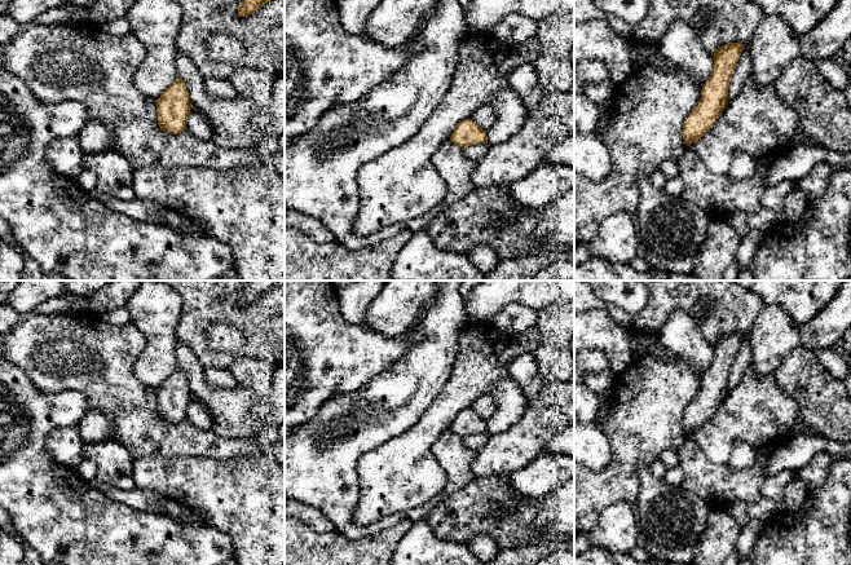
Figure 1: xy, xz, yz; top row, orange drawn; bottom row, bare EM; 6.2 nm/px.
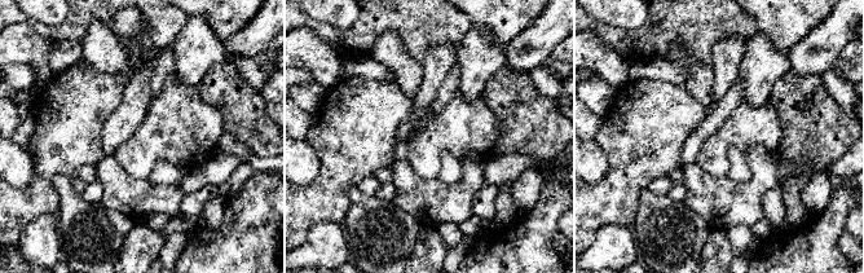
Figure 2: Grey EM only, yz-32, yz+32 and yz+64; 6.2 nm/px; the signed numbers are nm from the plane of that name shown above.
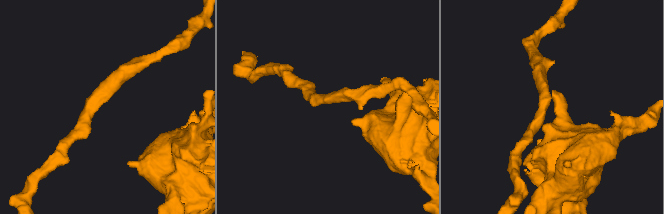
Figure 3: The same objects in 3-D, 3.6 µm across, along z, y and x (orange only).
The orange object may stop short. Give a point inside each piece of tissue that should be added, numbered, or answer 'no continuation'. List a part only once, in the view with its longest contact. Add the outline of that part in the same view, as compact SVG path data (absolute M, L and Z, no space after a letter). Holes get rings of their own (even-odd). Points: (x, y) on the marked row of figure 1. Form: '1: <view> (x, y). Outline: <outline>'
no continuation

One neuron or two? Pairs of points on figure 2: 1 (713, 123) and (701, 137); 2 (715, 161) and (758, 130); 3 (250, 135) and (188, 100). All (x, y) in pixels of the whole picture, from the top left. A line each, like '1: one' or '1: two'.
1: one
2: one
3: two

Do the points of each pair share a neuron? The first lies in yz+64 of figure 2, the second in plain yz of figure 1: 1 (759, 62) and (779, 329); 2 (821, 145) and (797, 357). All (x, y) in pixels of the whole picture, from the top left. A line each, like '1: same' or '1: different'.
1: same
2: same

